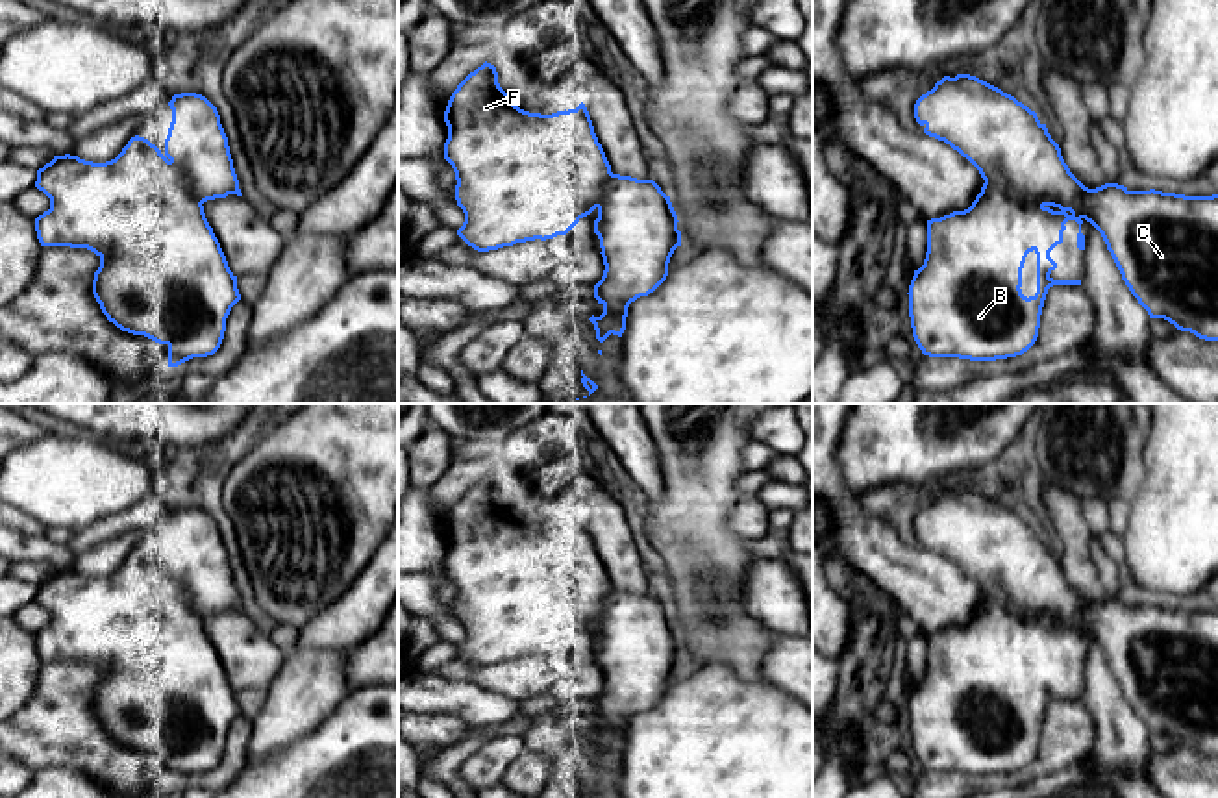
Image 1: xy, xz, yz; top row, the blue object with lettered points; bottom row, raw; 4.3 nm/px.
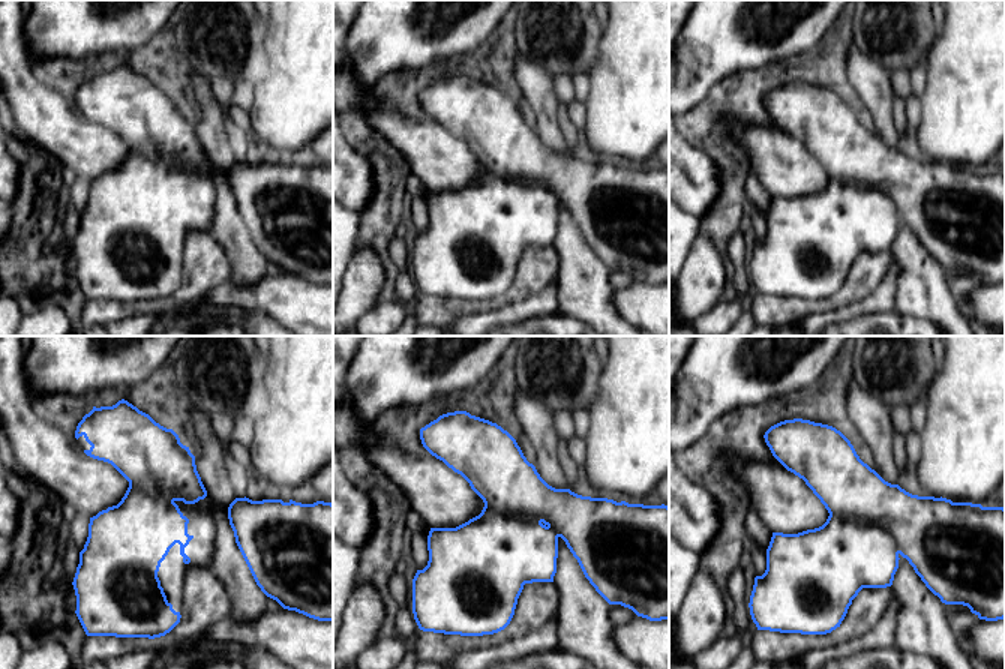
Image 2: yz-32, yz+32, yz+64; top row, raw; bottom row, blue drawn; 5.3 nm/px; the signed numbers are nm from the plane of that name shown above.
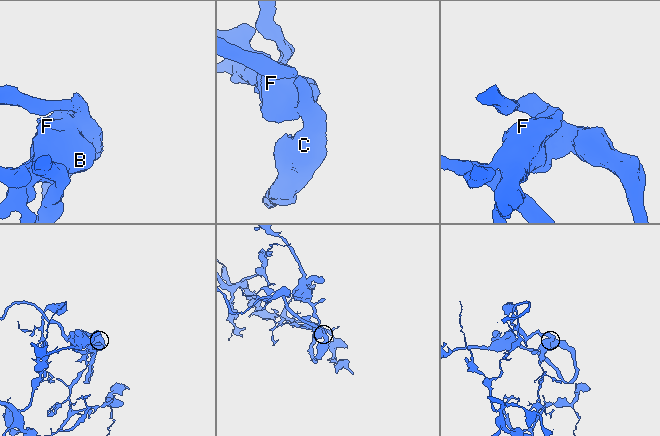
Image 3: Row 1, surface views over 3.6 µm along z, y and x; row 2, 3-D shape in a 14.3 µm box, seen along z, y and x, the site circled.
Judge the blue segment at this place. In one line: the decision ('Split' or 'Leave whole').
Leave whole

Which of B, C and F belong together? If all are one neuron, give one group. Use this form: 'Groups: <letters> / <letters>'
Groups: B C F

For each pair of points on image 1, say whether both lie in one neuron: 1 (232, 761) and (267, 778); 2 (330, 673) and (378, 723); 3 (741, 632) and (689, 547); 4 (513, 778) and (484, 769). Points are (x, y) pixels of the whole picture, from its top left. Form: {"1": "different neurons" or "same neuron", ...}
{"1": "different neurons", "2": "different neurons", "3": "same neuron", "4": "different neurons"}

